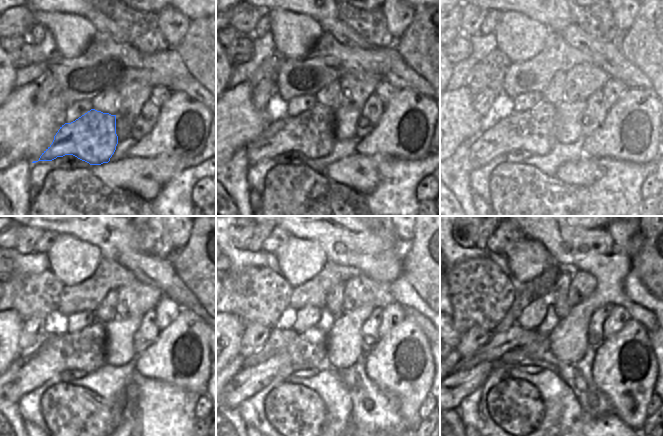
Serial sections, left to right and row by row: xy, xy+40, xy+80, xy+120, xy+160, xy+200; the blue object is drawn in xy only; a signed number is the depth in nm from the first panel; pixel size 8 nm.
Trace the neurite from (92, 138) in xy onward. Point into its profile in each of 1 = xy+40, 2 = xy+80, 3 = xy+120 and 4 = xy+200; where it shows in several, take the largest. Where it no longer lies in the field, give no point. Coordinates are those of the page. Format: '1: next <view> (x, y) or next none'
1: next xy+40 (312, 133)
2: next xy+80 (534, 130)
3: next xy+120 (85, 351)
4: next xy+200 (461, 384)

